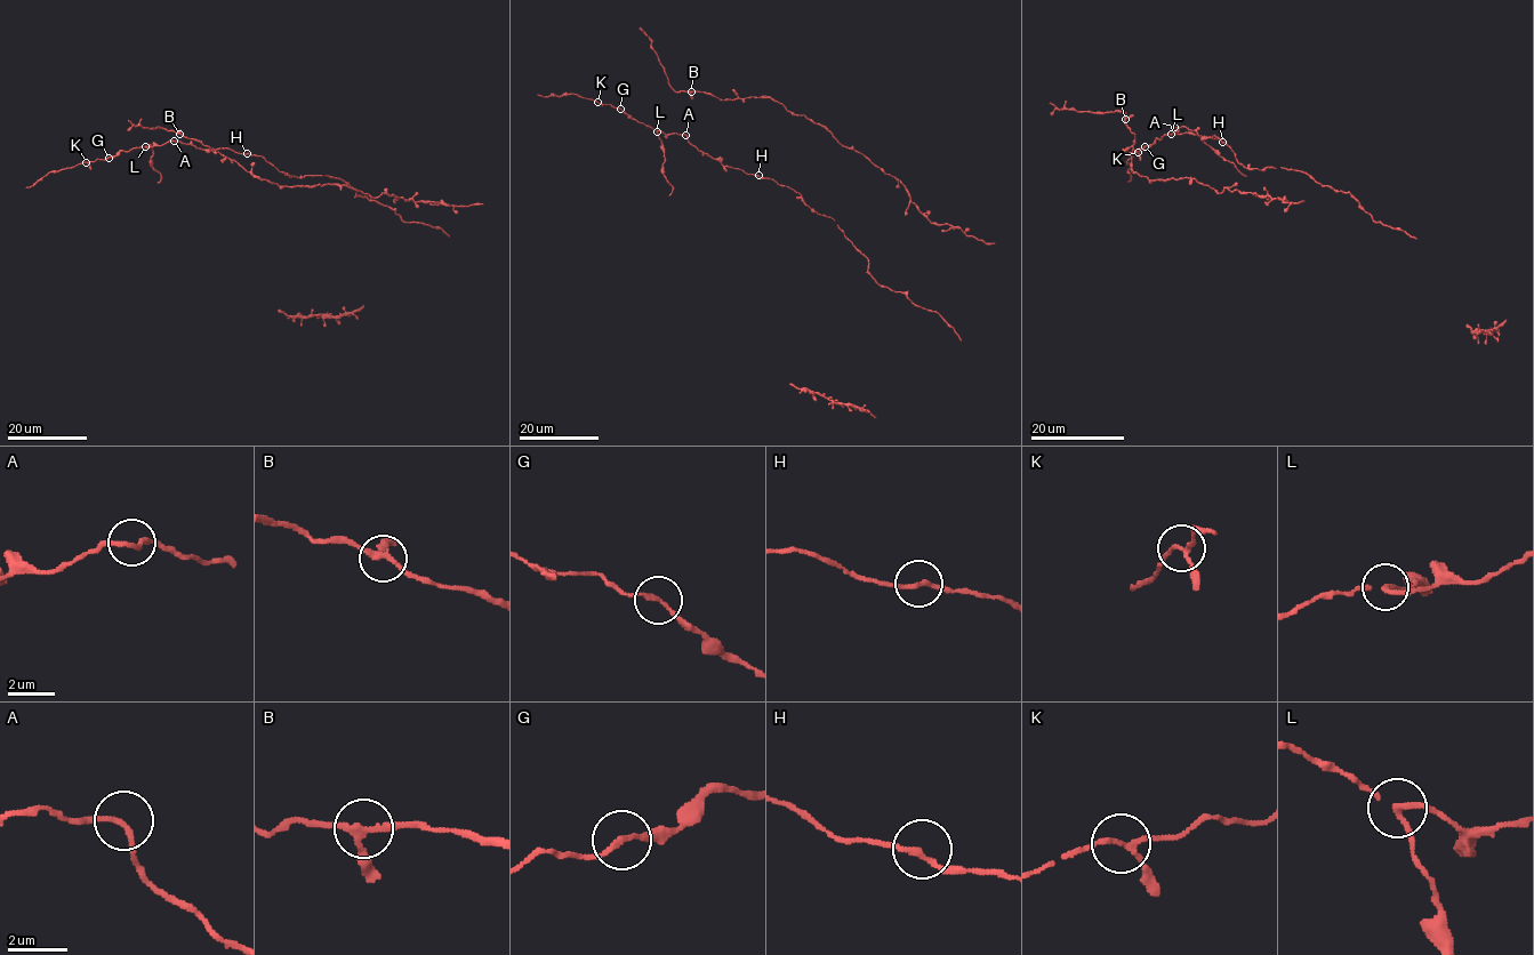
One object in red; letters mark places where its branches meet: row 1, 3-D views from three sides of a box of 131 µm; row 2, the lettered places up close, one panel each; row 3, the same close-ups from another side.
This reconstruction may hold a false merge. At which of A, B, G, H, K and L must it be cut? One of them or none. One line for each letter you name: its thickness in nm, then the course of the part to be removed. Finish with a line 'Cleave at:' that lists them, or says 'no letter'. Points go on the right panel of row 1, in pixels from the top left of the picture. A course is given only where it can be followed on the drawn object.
L: 160 nm thick; foreign part runs (1171, 134), (1198, 135), (1246, 176)
Cleave at: L

